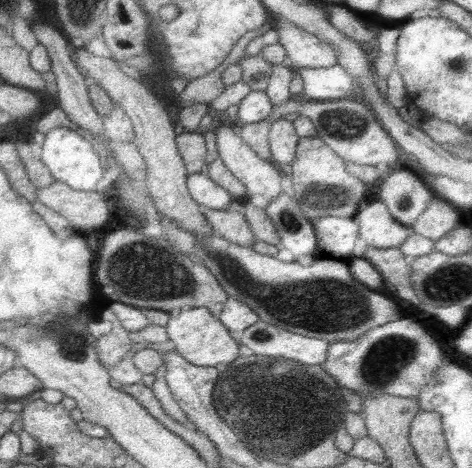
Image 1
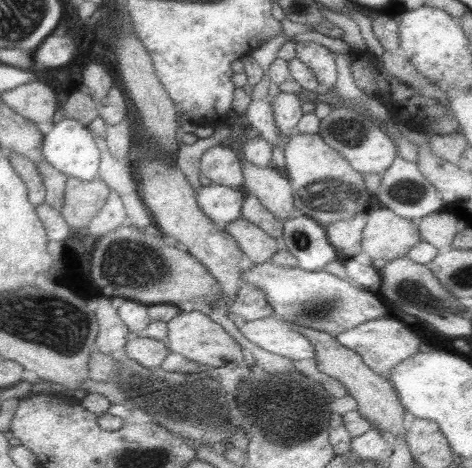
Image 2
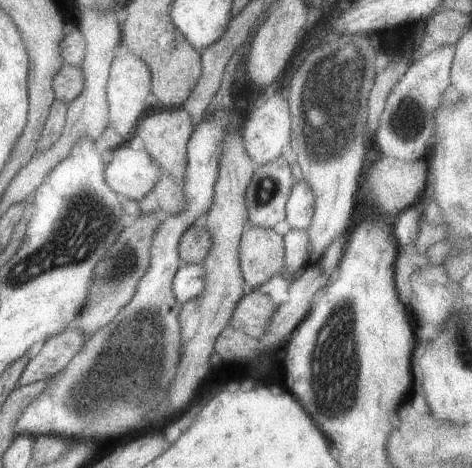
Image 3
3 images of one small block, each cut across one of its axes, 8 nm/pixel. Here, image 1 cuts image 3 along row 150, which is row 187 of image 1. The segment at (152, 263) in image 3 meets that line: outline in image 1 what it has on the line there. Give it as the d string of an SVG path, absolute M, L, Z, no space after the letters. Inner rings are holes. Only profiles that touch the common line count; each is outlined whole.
M201 172L187 176L187 190L199 206L207 206L213 210L225 210L225 206L229 206L235 200L225 188L219 188L209 178L209 174Z

